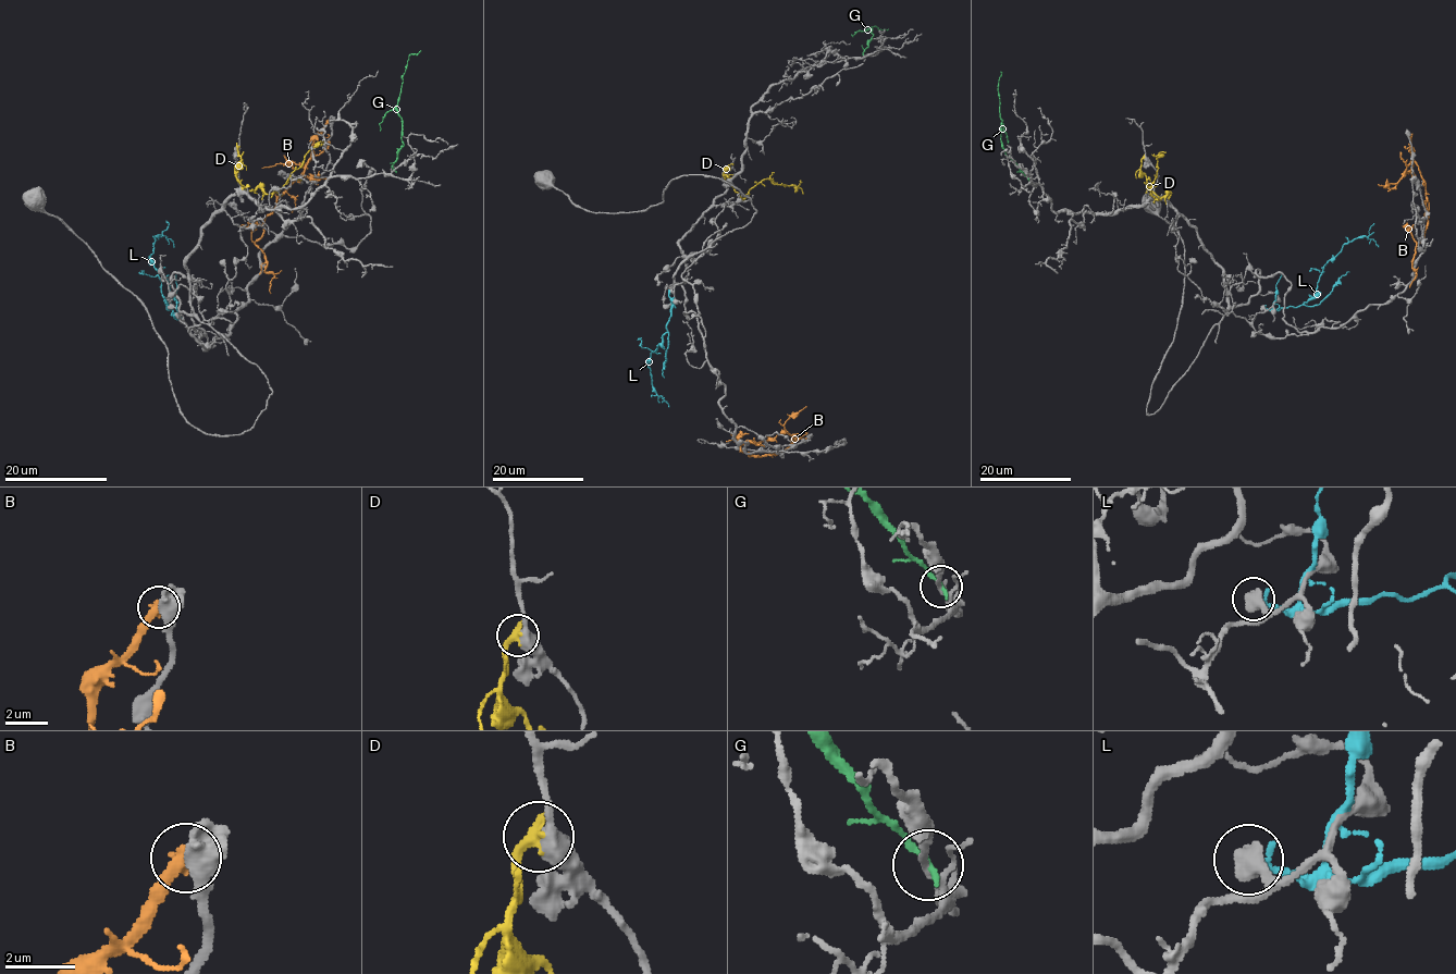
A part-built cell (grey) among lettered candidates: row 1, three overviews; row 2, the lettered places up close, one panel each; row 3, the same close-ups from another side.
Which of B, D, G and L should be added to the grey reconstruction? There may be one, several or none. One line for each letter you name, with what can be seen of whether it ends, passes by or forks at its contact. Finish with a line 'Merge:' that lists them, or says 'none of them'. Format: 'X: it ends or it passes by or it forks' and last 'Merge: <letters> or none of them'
Merge: none of them

